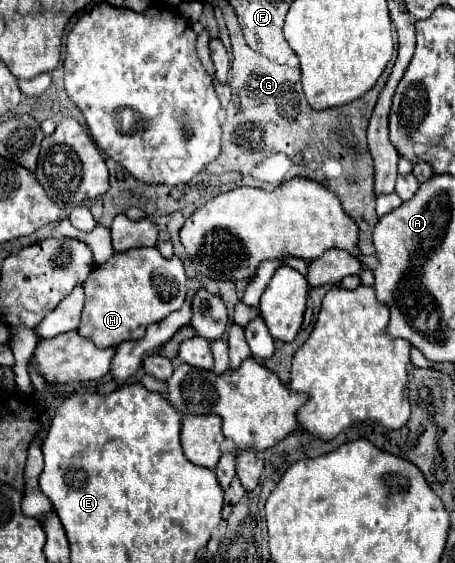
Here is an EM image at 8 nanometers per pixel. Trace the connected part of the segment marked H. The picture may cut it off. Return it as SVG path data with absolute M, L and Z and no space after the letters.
M131 248L123 254L117 254L107 264L97 266L85 280L85 306L77 332L99 348L113 348L123 340L139 340L149 324L161 322L171 312L183 306L187 294L185 280L187 276L183 270L183 262L175 256L171 260L165 260L157 248Z

